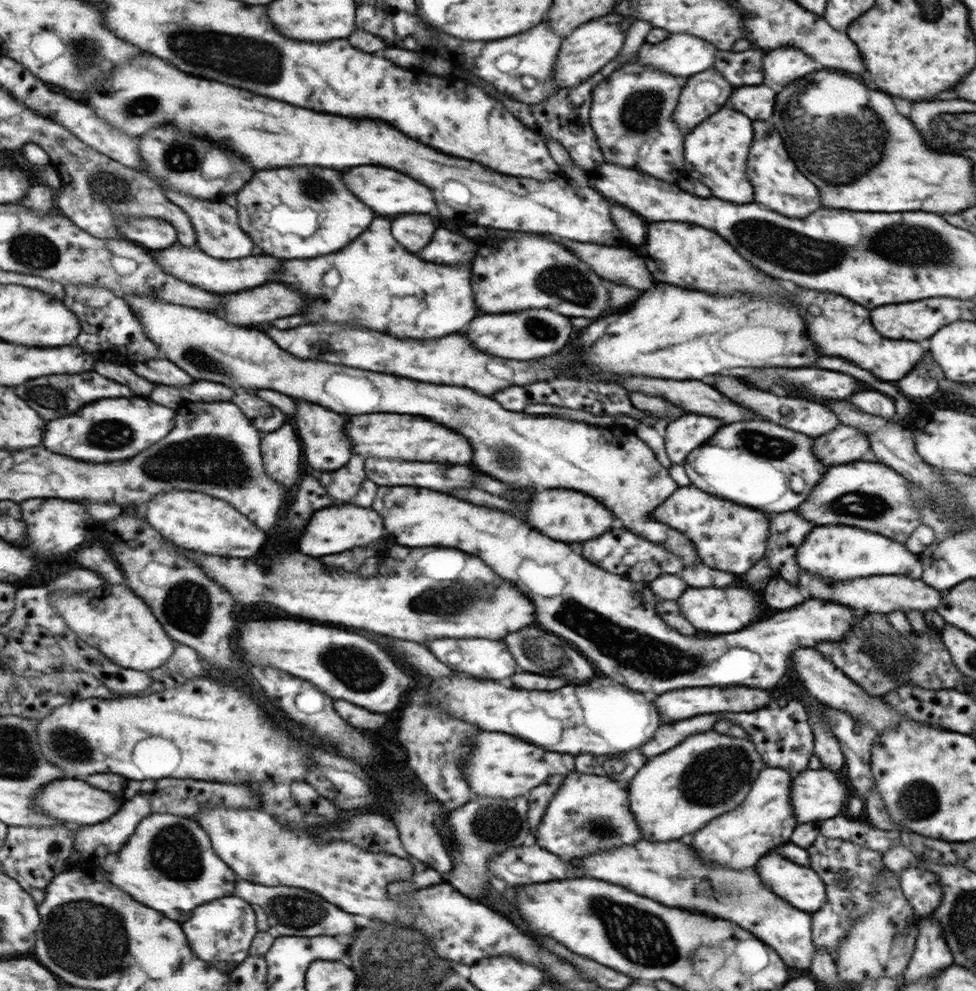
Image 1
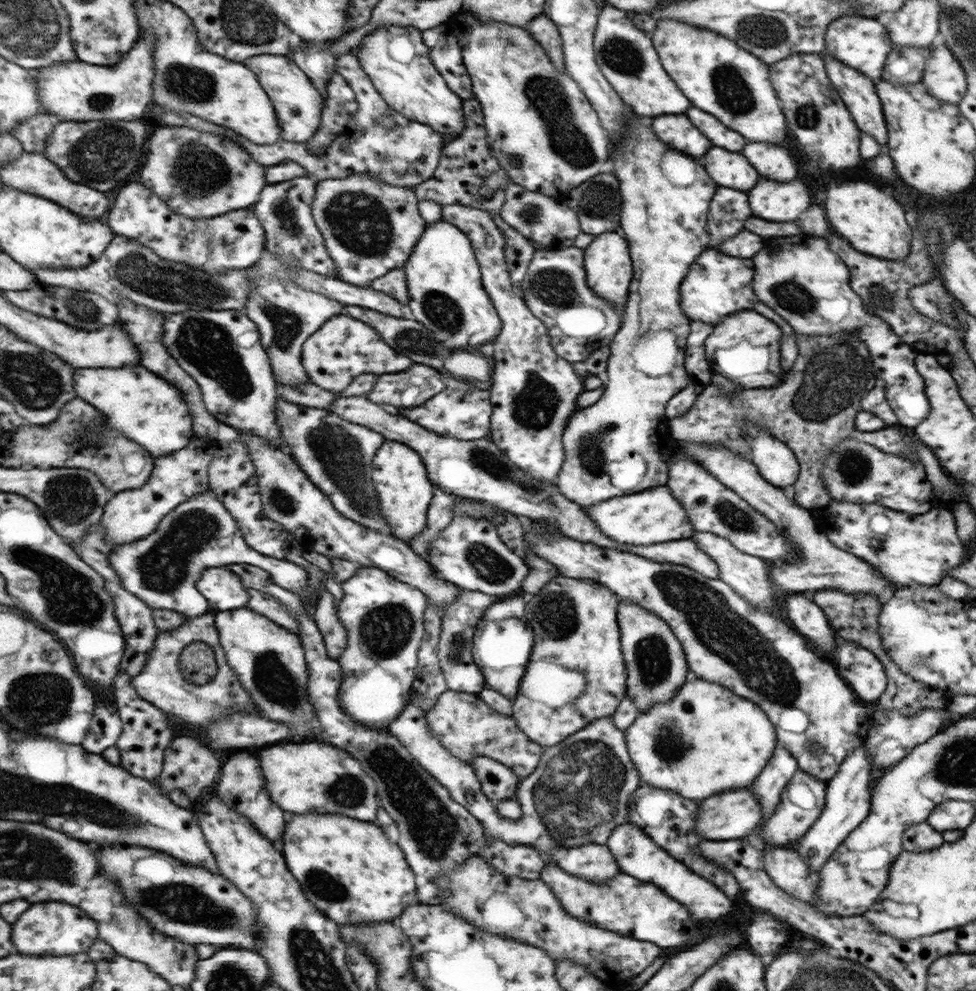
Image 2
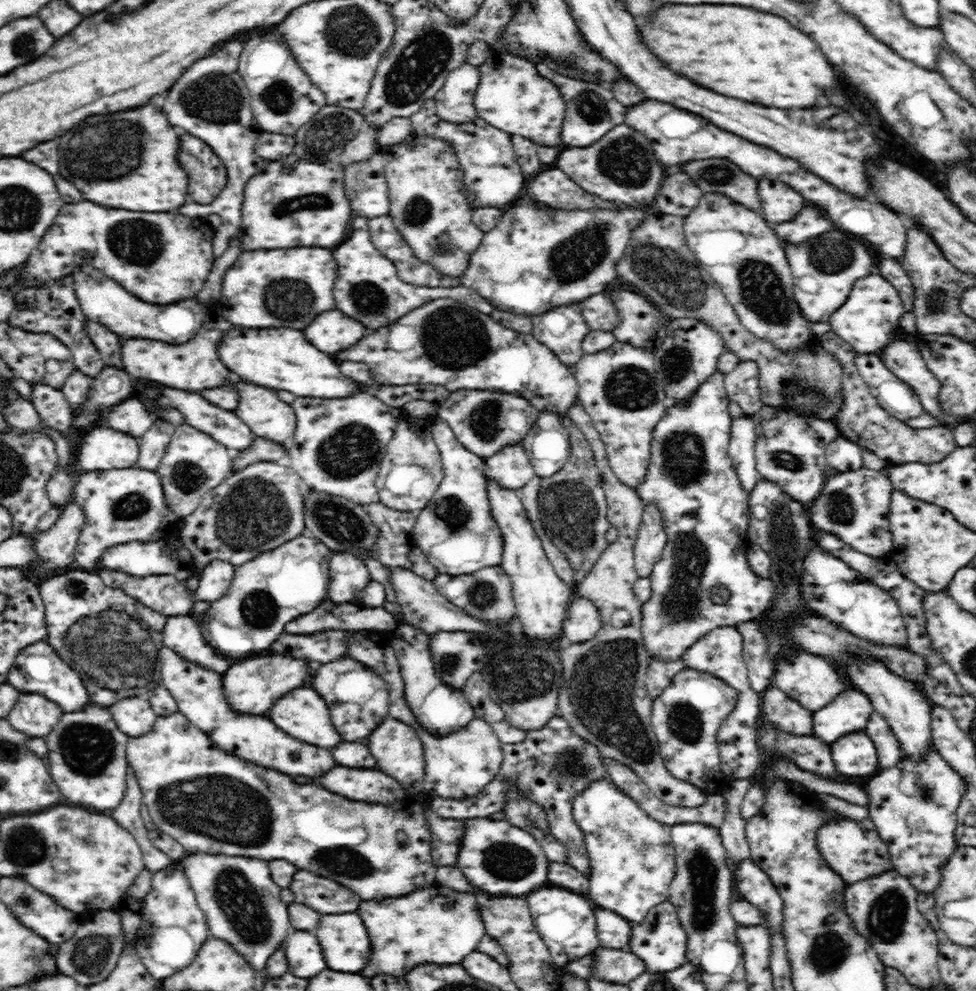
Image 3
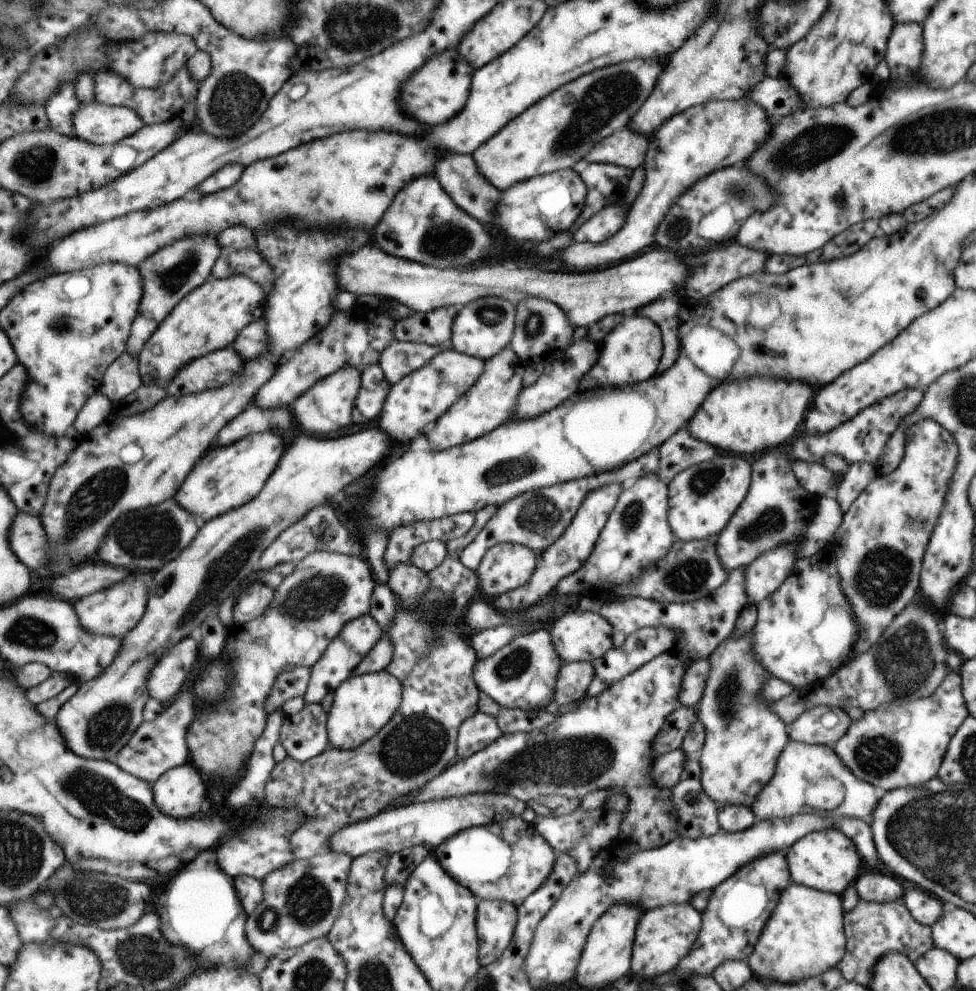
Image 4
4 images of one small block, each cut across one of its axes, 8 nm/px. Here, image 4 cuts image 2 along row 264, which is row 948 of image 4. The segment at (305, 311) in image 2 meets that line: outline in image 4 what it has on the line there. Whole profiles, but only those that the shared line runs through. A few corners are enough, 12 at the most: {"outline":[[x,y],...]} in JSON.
{"outline":[[297,858],[263,881],[246,935],[270,958],[327,938],[351,859]]}

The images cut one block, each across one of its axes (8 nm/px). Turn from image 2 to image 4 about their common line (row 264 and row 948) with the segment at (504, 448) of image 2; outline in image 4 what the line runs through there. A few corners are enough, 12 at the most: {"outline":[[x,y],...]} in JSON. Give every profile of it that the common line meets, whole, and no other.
{"outline":[[478,900],[475,928],[481,968],[511,940],[514,904]]}

